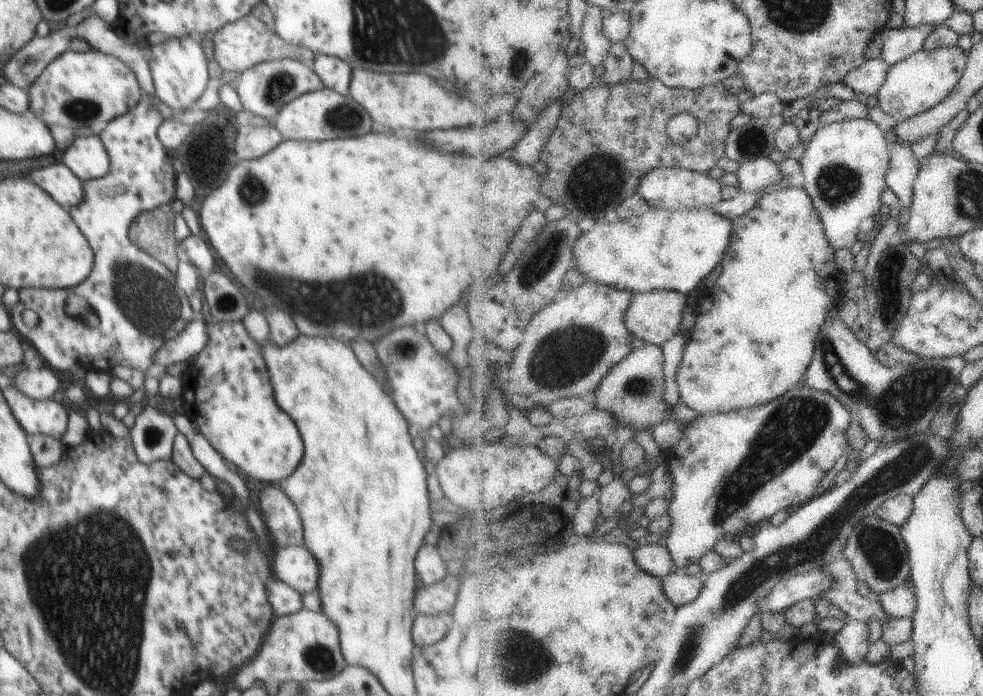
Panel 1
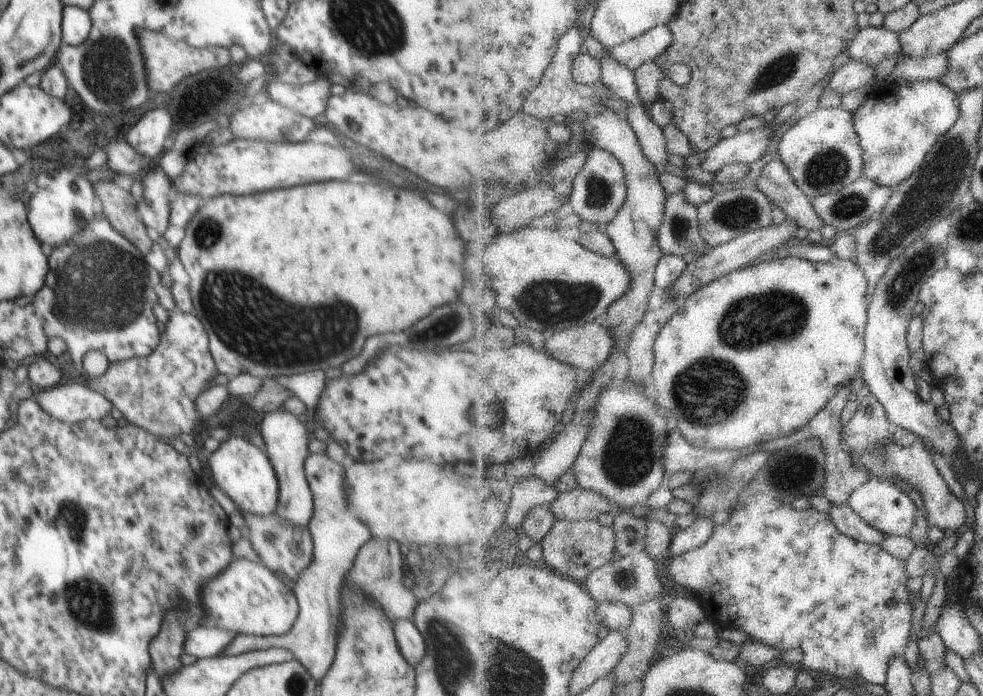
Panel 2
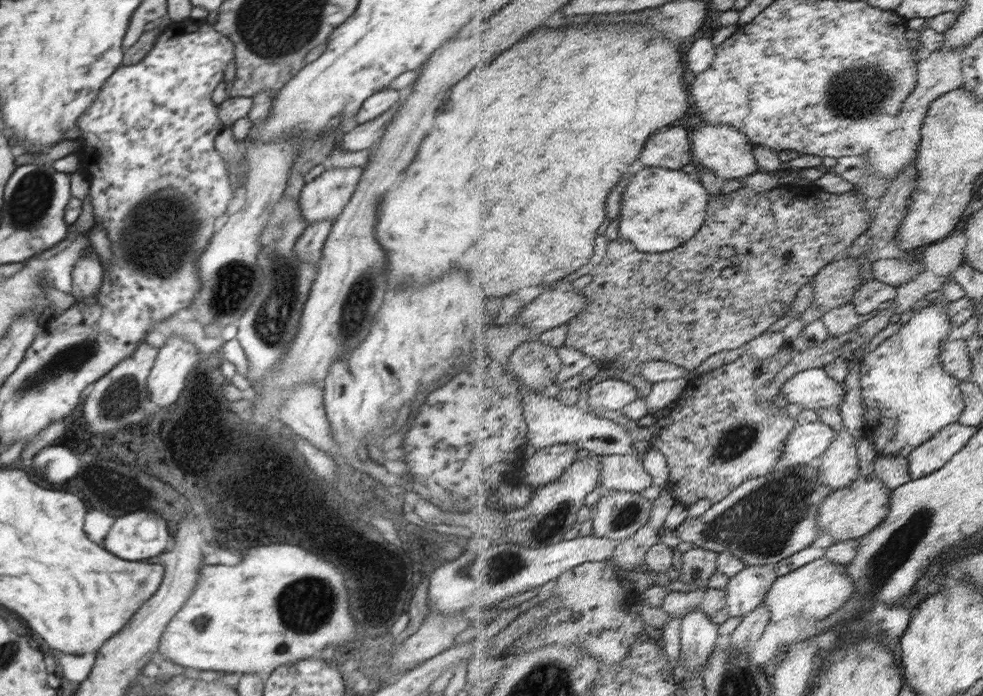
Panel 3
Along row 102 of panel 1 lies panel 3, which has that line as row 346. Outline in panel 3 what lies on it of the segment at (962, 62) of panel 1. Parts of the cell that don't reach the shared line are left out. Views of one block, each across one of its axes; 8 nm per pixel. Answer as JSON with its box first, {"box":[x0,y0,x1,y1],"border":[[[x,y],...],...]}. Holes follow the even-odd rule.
{"box":[860,294,965,456],"border":[[[940,294],[930,299],[931,307],[918,310],[908,325],[904,325],[898,334],[867,354],[866,362],[863,363],[860,374],[863,390],[862,403],[867,408],[866,433],[873,438],[877,447],[877,456],[912,456],[918,446],[924,444],[942,428],[953,422],[959,422],[964,410],[965,403],[960,390],[960,380],[946,370],[941,360],[941,344],[953,336],[951,332],[953,322],[949,320],[949,303],[941,298]]]}

